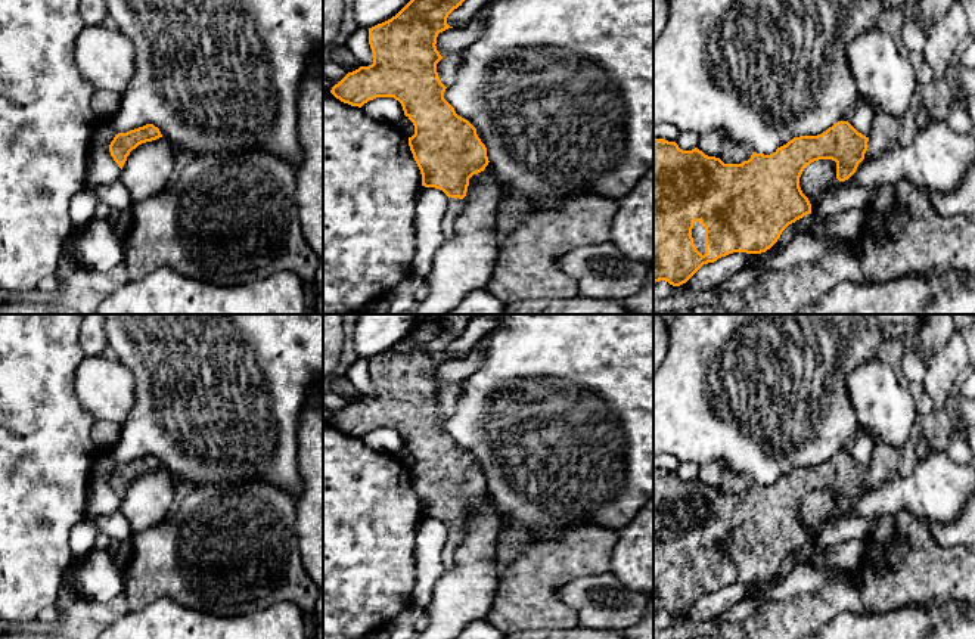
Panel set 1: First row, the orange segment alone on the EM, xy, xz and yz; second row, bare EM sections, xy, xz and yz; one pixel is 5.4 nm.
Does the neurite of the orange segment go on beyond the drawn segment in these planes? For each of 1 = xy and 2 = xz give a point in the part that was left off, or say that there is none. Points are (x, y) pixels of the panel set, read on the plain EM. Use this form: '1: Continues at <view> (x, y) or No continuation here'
1: No continuation here
2: Continues at xz (455, 536)

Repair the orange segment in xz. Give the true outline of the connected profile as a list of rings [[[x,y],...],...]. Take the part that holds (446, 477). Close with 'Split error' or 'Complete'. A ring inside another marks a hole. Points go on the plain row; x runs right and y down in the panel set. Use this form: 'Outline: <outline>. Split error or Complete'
Outline: [[[435,314],[416,325],[395,347],[369,359],[369,375],[373,384],[373,394],[348,403],[330,424],[344,434],[361,438],[376,428],[394,428],[403,437],[404,446],[413,453],[414,465],[409,468],[409,477],[422,505],[422,517],[435,518],[448,527],[447,542],[441,552],[445,570],[454,567],[454,550],[463,542],[469,509],[485,500],[488,496],[487,478],[476,465],[476,459],[459,447],[454,438],[444,429],[445,416],[441,413],[437,394],[443,390],[437,381],[440,363],[453,359],[447,354],[448,345],[462,336],[472,314]]]. Split error

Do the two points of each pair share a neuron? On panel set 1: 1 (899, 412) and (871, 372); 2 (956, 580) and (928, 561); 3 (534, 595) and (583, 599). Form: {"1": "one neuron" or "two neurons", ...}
{"1": "one neuron", "2": "one neuron", "3": "two neurons"}

